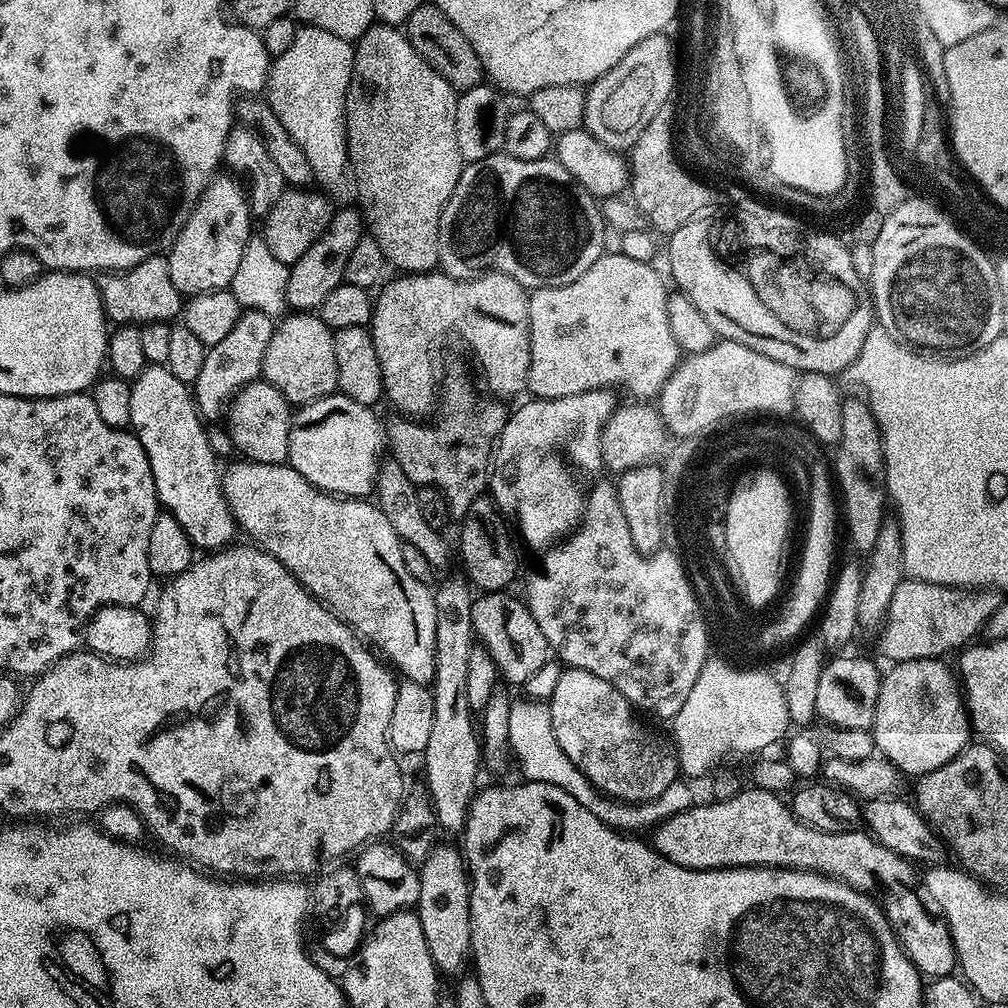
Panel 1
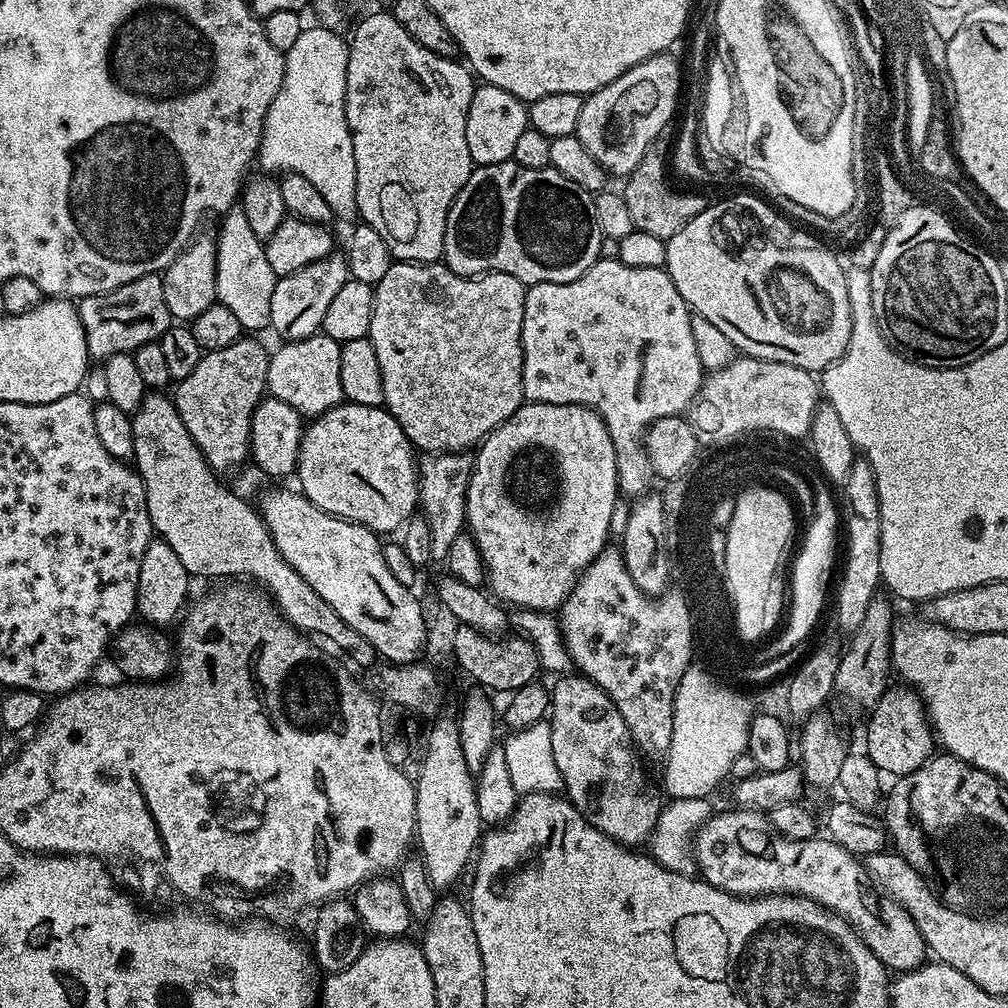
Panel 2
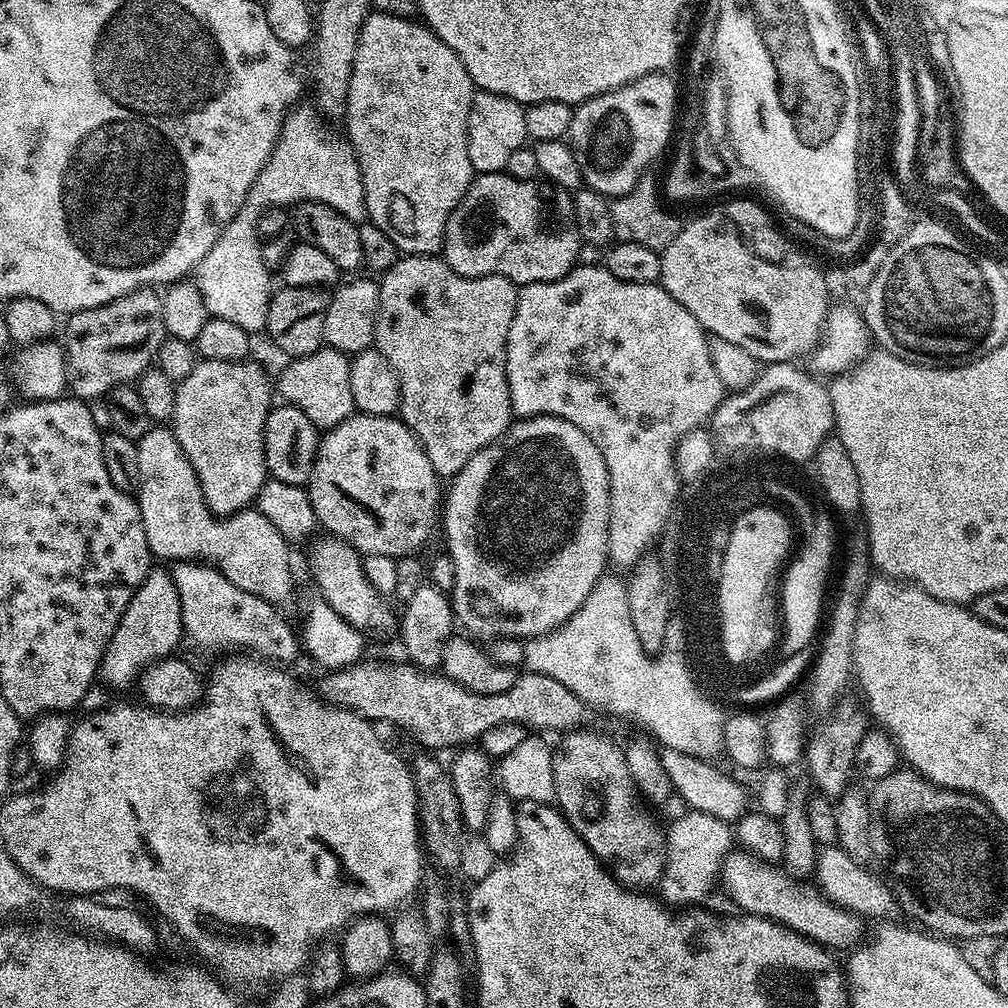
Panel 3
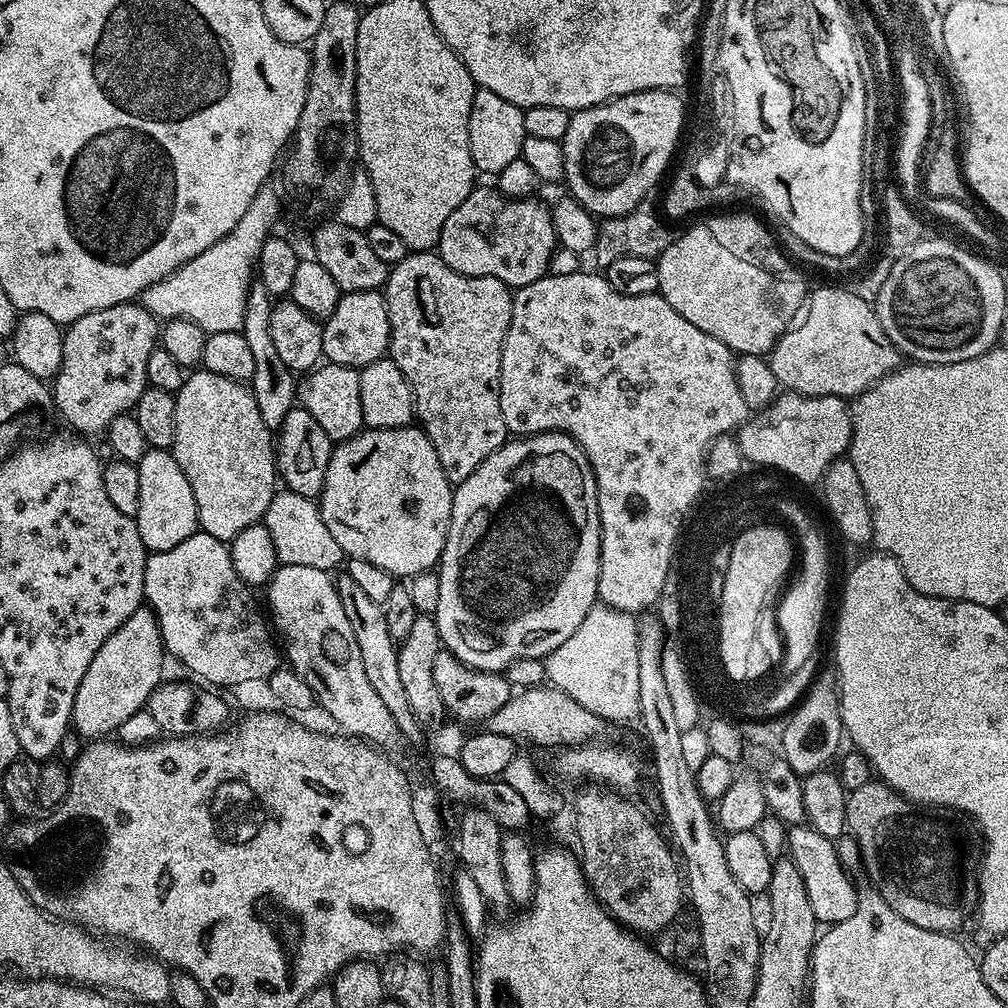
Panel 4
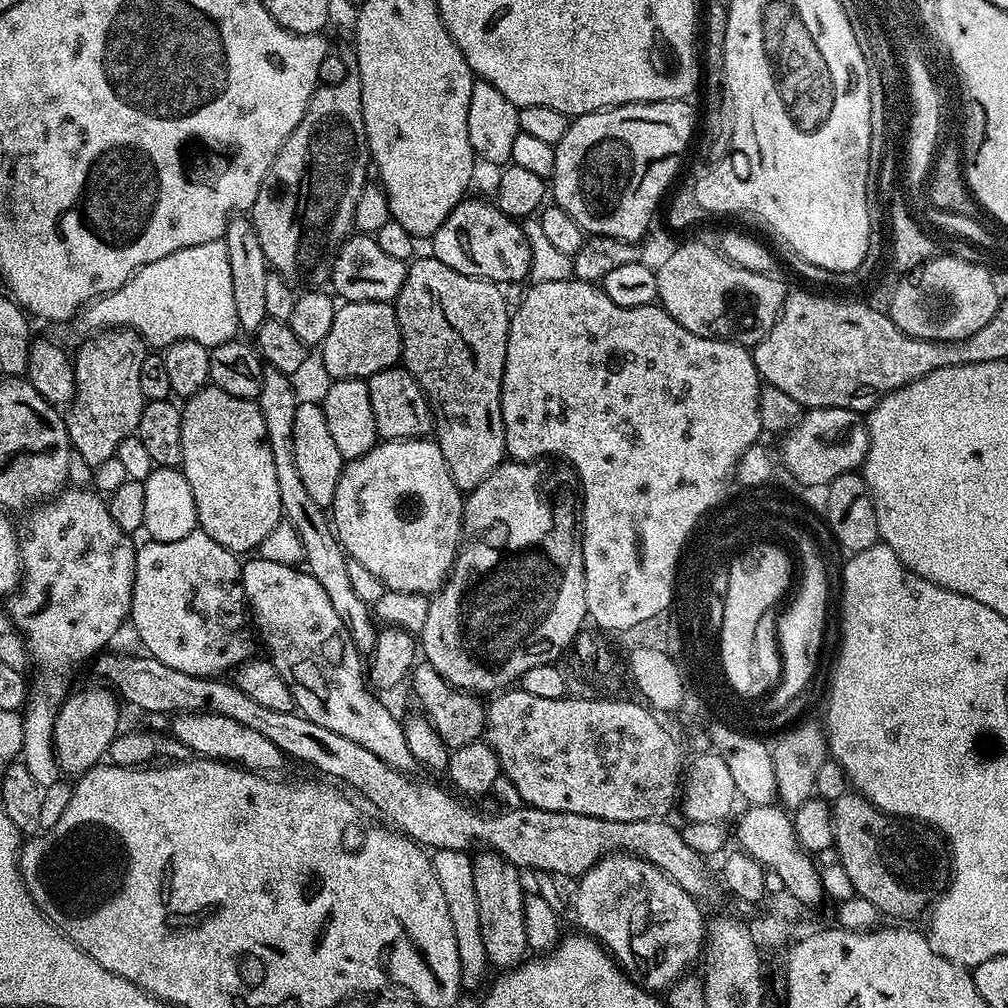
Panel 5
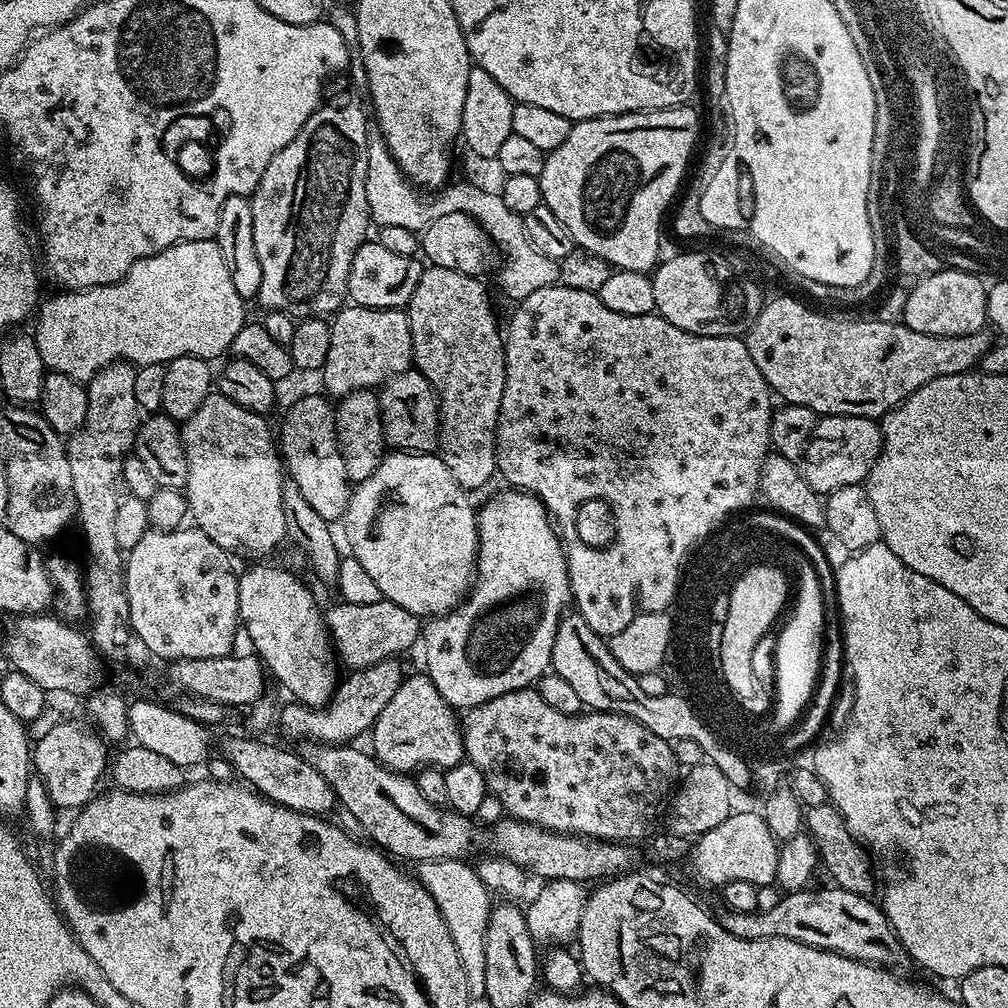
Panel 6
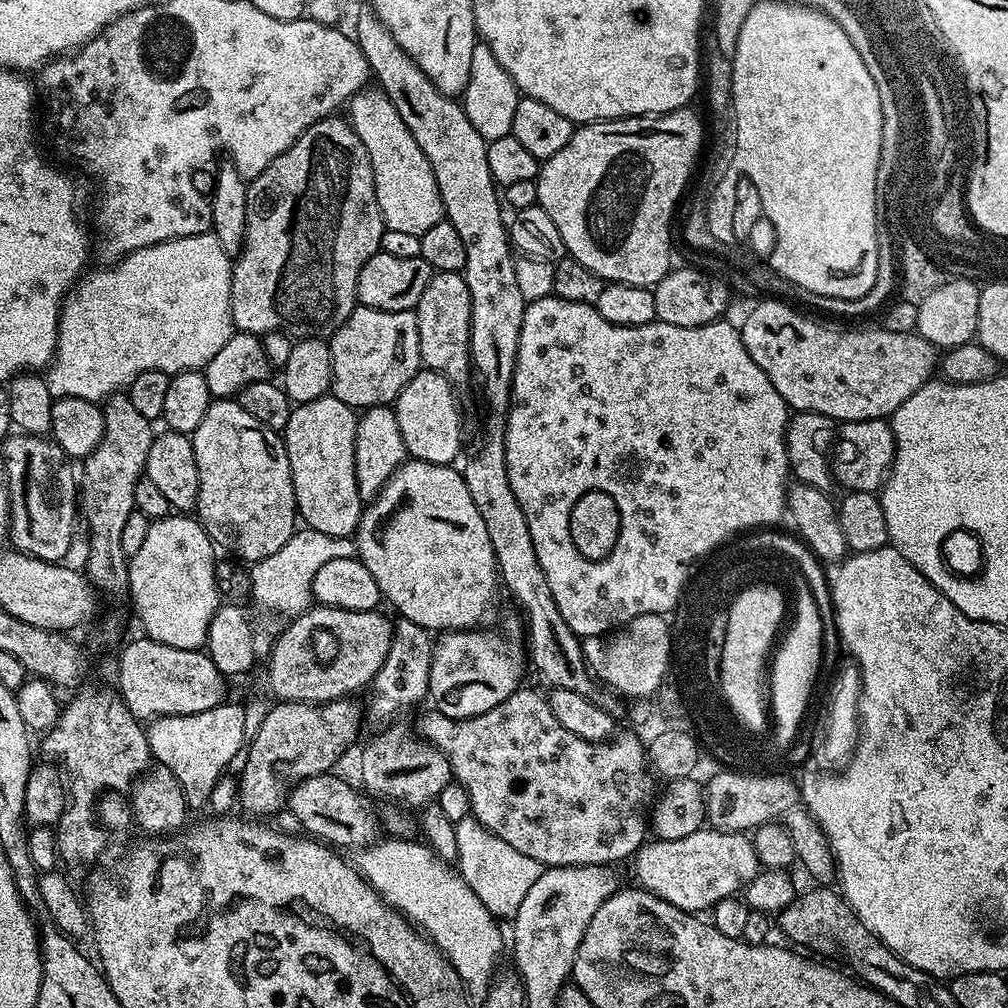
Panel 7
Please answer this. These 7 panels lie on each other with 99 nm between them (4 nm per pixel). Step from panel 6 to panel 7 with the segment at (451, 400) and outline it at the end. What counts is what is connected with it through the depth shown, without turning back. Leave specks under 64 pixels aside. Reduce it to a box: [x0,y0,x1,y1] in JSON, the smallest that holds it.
[416,272,472,385]

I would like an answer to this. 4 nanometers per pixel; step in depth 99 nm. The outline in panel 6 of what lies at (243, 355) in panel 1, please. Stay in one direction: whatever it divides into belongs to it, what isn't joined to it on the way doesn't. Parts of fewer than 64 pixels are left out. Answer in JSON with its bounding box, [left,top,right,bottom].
[183,394,288,558]

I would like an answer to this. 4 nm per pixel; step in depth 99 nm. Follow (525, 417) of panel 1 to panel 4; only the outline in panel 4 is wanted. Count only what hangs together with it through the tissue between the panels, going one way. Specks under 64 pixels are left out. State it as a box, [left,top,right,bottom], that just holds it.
[434,432,600,673]

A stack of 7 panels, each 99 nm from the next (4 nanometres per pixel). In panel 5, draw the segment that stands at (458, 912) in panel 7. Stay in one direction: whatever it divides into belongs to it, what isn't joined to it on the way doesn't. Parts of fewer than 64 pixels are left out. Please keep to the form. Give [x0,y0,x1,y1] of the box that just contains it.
[432,849,490,993]

